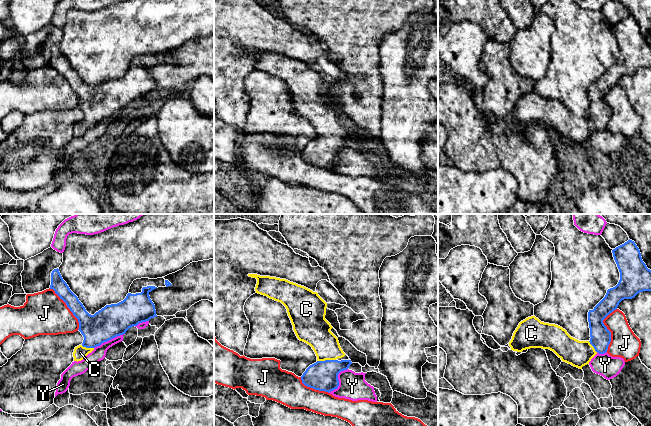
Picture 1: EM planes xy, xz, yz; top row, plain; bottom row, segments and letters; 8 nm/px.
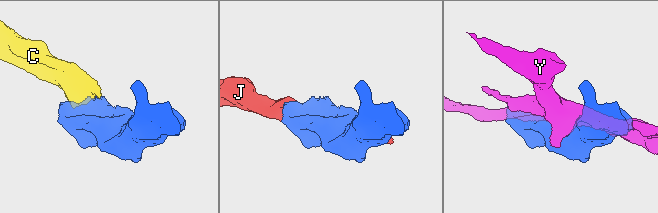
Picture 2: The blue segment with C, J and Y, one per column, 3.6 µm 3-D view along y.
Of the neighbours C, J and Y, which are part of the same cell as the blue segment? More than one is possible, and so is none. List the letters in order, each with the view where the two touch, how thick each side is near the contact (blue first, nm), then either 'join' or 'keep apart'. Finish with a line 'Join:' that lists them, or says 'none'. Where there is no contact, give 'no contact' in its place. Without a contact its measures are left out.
C: xz | 240/240 nm | join
J: yz | 160/220 nm | keep apart
Y: xz | 240/220 nm | keep apart
Join: C

